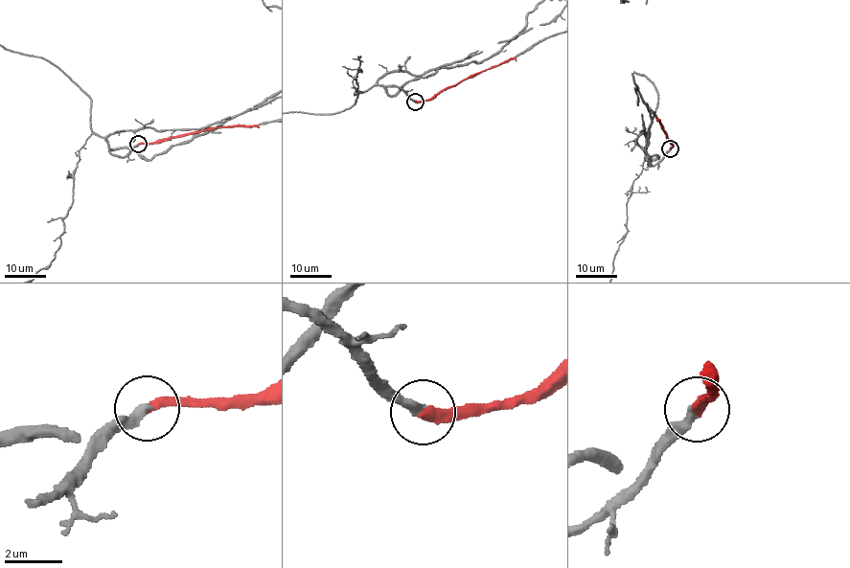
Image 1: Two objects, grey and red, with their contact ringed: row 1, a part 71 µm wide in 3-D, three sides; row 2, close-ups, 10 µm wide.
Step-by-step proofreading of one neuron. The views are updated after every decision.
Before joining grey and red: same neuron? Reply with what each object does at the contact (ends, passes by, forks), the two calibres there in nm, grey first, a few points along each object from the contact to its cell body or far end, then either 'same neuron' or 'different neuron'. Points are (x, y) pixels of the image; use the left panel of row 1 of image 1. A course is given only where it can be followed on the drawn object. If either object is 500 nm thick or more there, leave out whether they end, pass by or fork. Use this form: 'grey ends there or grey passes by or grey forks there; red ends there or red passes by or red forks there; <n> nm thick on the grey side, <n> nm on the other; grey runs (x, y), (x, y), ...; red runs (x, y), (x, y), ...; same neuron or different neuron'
grey ends there; red ends there; 340 nm thick on the grey side, 360 nm on the other; grey runs (139, 144), (125, 156), (112, 155), (92, 130), (90, 97), (47, 60); red runs (139, 144), (156, 144), (212, 128), (258, 127); same neuron

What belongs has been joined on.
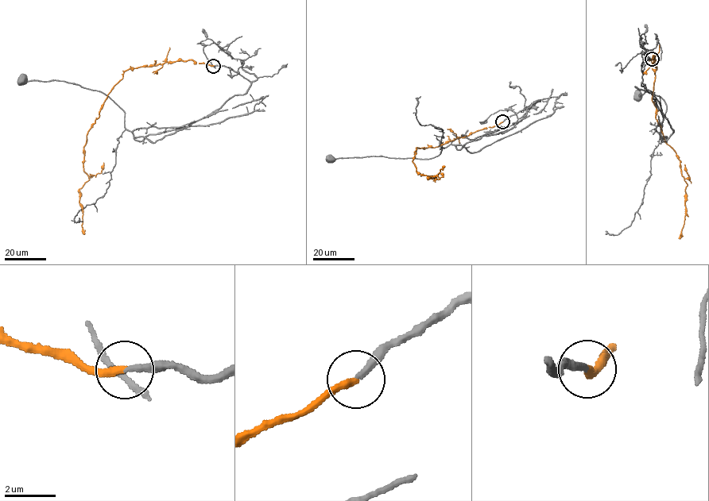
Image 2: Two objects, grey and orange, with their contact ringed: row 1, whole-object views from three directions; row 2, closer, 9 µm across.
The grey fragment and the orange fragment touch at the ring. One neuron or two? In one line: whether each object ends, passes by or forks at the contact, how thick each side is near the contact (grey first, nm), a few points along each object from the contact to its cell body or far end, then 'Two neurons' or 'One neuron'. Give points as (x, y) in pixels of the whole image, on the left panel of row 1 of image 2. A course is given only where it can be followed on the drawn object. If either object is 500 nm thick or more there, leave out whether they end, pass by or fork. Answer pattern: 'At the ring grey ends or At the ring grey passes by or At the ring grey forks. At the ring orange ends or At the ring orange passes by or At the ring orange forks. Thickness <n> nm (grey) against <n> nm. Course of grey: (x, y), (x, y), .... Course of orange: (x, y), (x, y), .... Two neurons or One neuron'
At the ring grey ends. At the ring orange ends. Thickness 240 nm (grey) against 280 nm. Course of grey: (213, 65), (231, 68), (250, 86), (154, 142), (134, 137), (125, 128), (124, 111), (99, 91), (22, 78). Course of orange: (213, 65), (177, 60), (124, 72), (87, 135), (83, 169), (88, 180), (79, 189), (84, 234). One neuron

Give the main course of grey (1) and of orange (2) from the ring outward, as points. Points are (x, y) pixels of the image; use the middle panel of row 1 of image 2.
1: (502, 121), (540, 101), (507, 130), (470, 140), (459, 149), (448, 145), (432, 158), (330, 160)
2: (502, 121), (434, 147), (416, 148), (412, 161), (420, 175), (432, 179), (428, 178), (438, 175), (444, 166)

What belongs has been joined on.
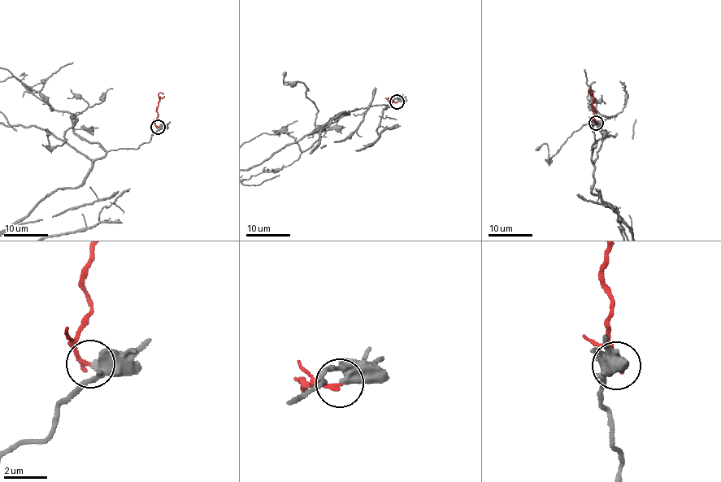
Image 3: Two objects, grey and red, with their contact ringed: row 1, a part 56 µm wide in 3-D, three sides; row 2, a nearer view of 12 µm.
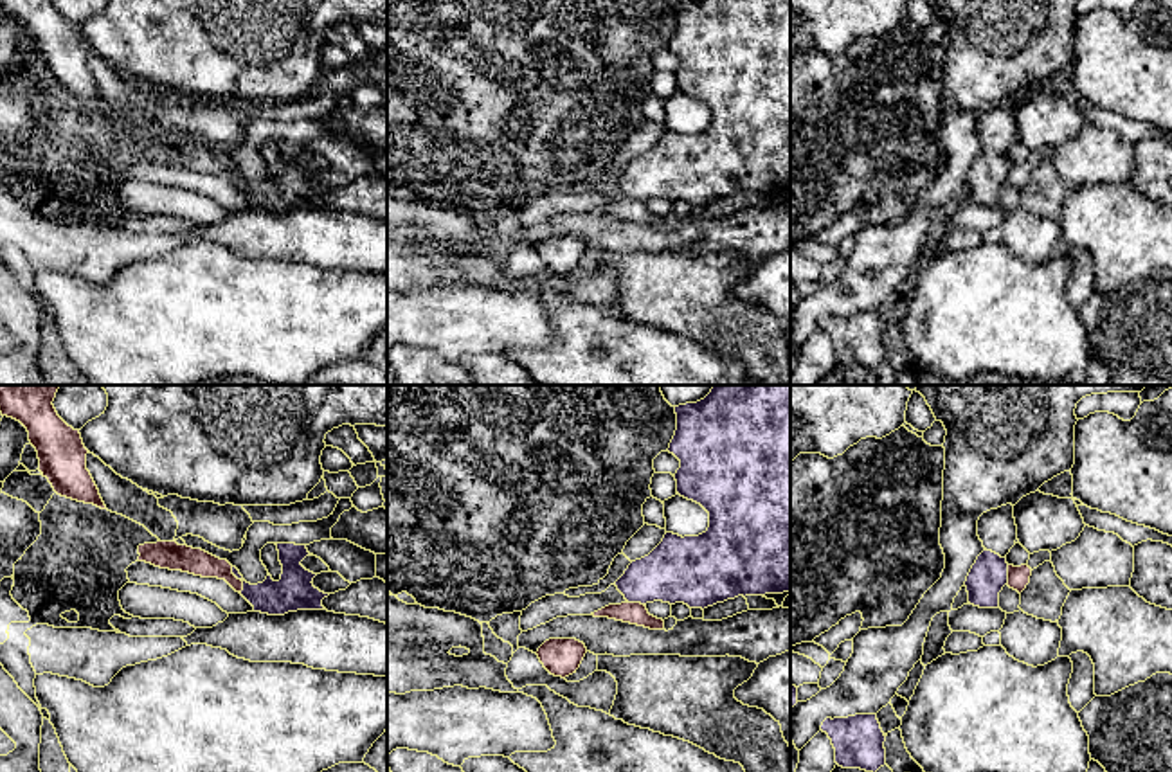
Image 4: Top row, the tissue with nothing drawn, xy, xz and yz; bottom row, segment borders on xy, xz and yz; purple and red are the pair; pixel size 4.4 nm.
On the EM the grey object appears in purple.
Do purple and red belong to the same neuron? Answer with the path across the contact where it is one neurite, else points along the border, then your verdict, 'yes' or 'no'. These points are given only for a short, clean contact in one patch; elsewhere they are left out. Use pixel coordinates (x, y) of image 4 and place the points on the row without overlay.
border xy (231, 164), (242, 179), (242, 189); no

